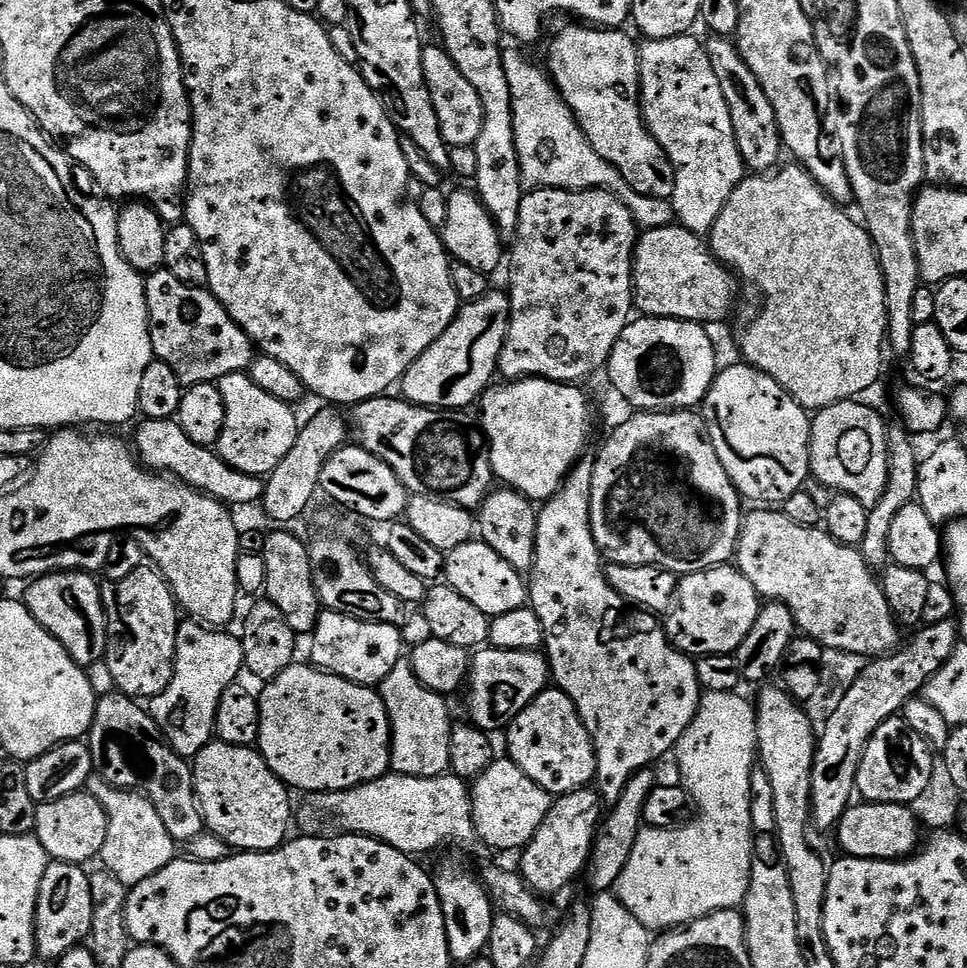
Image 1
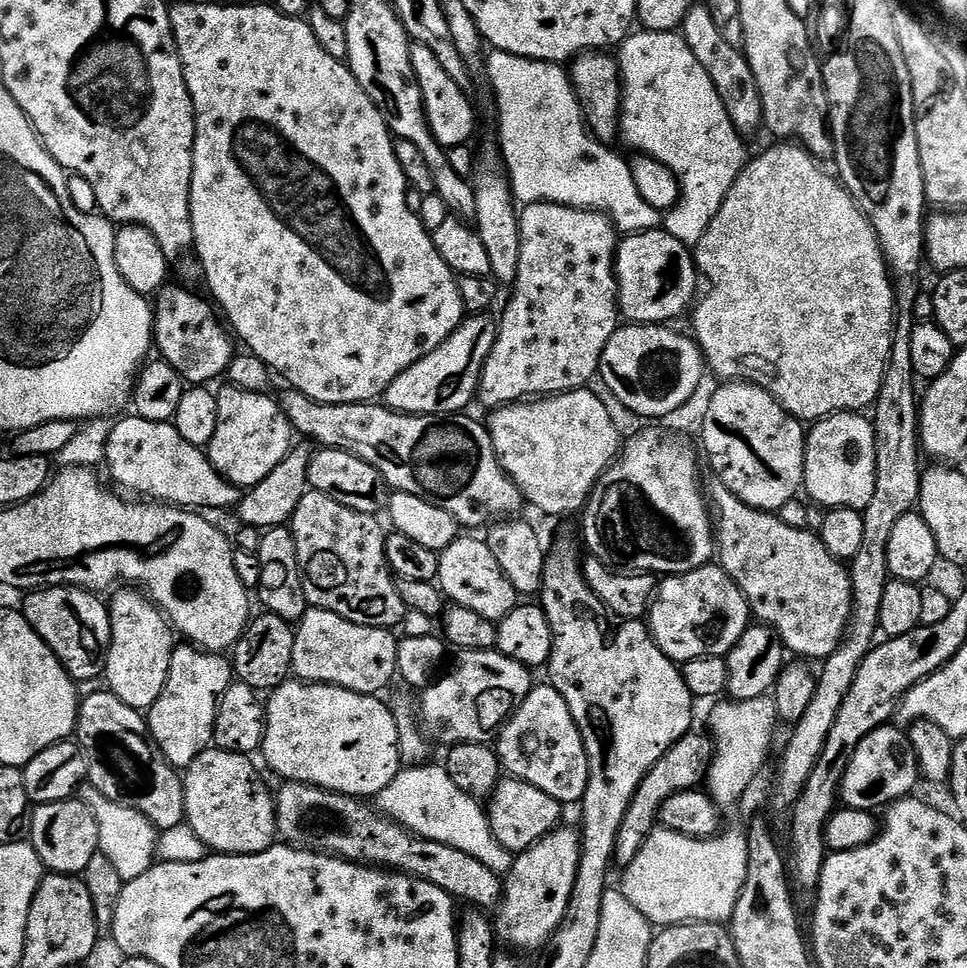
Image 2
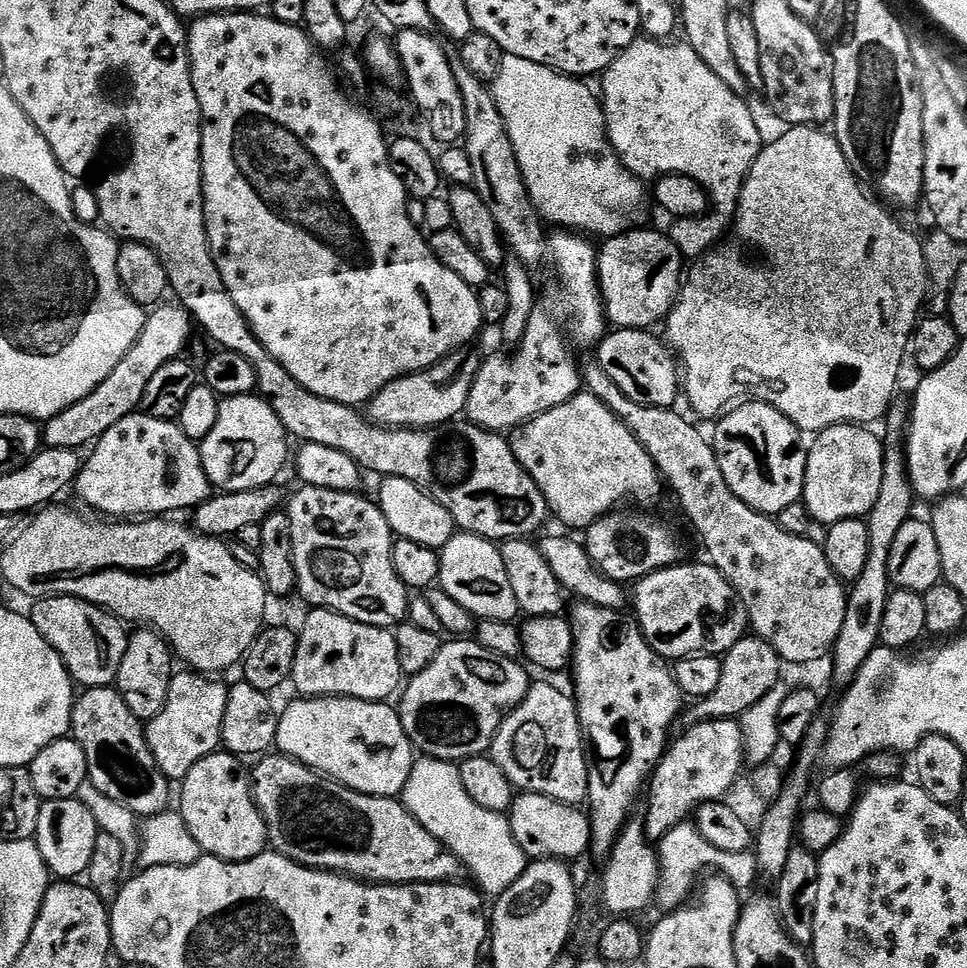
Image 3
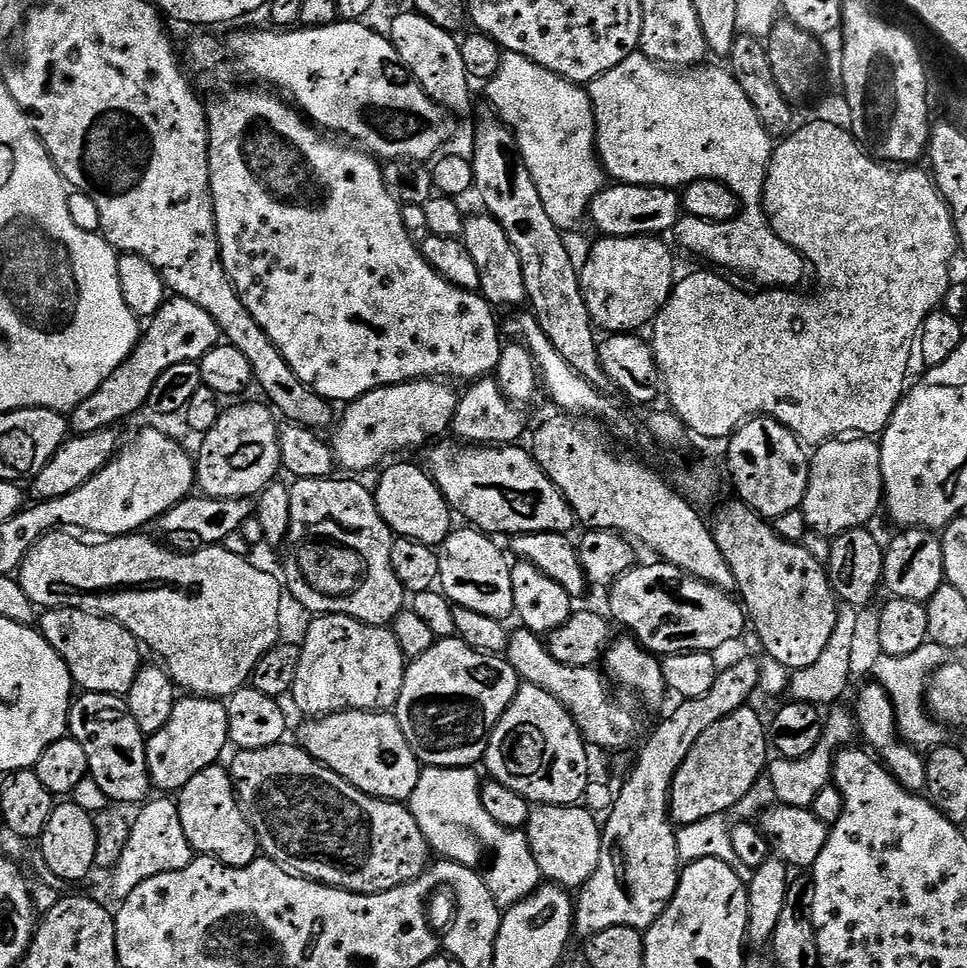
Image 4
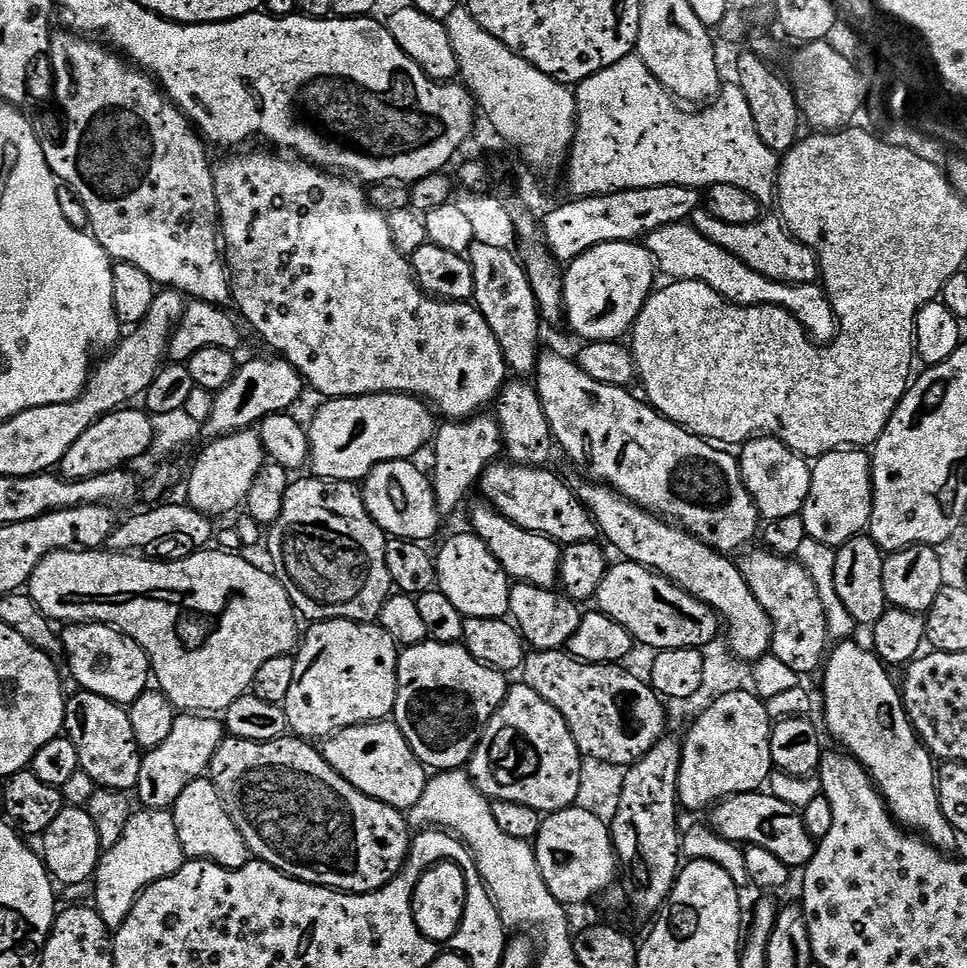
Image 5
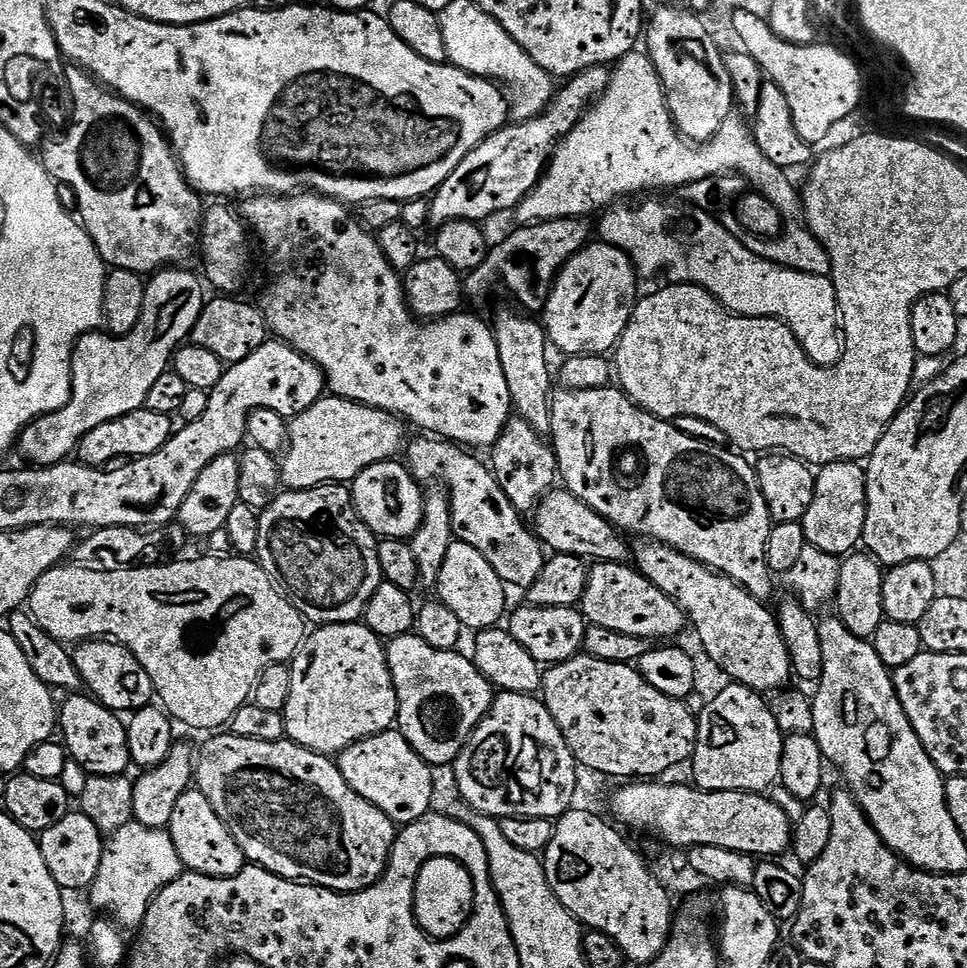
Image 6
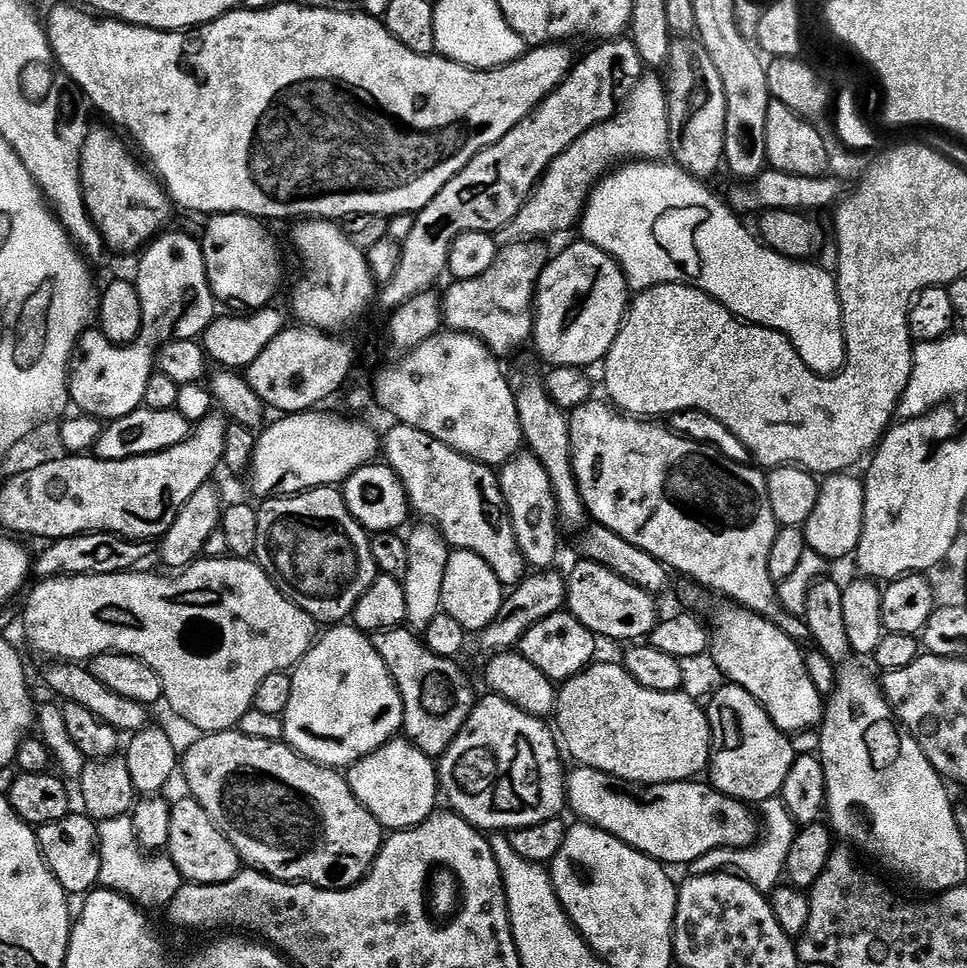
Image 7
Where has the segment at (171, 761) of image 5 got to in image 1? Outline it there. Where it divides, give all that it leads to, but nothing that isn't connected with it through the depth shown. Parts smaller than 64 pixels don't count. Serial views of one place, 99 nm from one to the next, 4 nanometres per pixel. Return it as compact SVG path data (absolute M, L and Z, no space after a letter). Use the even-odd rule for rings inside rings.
M191 618L181 623L176 631L176 666L172 670L170 686L160 696L153 696L150 700L152 720L164 733L168 745L180 756L194 758L206 745L213 743L218 702L224 691L241 679L240 672L244 671L244 642L239 635L231 636L228 630L217 630Z

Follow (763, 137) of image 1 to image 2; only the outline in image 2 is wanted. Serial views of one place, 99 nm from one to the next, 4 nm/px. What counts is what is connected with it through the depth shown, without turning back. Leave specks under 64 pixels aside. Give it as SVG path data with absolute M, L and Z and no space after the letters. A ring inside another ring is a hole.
M693 3L684 19L682 35L690 46L690 50L694 50L694 58L702 62L702 70L710 74L718 90L718 98L722 98L722 106L726 106L740 135L751 138L759 128L763 129L765 127L764 107L762 106L762 94L758 90L758 82L754 78L754 70L750 70L748 57L743 51L730 46L730 42L722 38L722 30L718 30L716 16L707 3Z

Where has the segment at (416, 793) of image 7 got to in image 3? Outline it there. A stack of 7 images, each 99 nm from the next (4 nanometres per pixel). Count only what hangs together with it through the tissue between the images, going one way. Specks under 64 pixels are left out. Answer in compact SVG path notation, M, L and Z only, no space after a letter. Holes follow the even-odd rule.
M349 696L296 698L279 713L275 747L321 776L367 796L399 797L410 778L414 749L391 703Z

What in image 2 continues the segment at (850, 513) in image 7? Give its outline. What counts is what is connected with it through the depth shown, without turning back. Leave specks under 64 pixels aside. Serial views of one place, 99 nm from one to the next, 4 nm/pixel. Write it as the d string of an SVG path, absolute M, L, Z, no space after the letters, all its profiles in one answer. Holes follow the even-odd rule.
M834 412L811 425L804 446L803 491L824 510L863 510L874 498L876 481L876 426L860 412Z

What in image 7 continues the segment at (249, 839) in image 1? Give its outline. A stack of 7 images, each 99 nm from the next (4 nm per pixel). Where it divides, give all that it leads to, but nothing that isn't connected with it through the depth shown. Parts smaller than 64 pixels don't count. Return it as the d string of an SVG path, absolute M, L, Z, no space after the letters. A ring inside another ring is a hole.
M191 798L172 804L166 852L176 863L181 877L193 884L221 884L242 870L242 861L236 853L236 847L225 838L224 832L212 821L210 814L206 814L199 802Z

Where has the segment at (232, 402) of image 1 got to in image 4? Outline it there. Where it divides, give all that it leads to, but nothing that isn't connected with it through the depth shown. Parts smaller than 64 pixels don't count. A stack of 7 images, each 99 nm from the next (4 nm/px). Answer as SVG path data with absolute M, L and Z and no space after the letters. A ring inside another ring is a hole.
M267 403L240 404L237 408L225 407L221 411L218 422L214 422L211 430L203 433L204 445L200 448L200 457L195 457L196 484L205 496L214 498L256 498L273 481L277 479L276 471L281 471L280 441L278 439L277 421L272 421L274 412Z

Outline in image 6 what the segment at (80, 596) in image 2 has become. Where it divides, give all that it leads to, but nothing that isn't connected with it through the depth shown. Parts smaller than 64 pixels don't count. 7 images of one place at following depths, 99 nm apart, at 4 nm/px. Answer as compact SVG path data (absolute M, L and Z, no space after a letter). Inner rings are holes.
M111 638L85 640L75 645L74 659L83 687L113 712L131 714L137 708L146 708L153 703L150 674L146 674L142 662L138 662L136 655L123 644Z

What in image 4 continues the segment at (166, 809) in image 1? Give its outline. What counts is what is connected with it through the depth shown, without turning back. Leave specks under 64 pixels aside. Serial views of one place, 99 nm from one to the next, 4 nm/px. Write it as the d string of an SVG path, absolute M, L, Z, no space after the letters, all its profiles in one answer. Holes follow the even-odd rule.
M111 692L77 695L68 712L68 730L72 739L86 750L89 777L109 802L116 806L140 806L149 799L153 786L146 762L146 737L142 730L138 730L138 722L134 722L121 697Z

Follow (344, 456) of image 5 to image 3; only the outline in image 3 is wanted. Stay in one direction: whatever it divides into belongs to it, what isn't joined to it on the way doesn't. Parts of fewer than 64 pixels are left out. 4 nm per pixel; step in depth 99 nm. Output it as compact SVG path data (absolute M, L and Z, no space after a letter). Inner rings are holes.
M468 350L450 353L445 360L439 360L433 368L421 372L413 372L390 382L377 395L373 396L366 405L366 415L373 424L383 424L389 428L436 428L457 419L456 415L464 412L464 407L470 394L470 386L480 369L480 360L472 357Z

